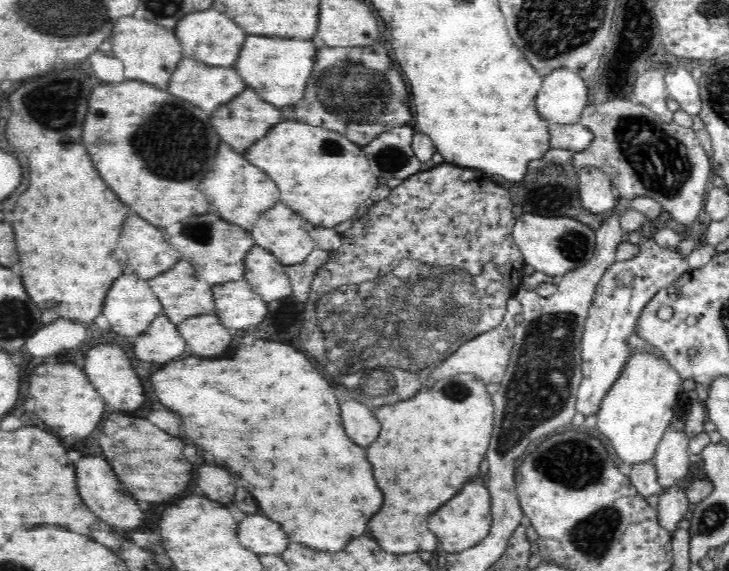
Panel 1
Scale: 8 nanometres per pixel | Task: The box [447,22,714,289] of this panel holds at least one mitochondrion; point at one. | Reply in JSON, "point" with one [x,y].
{"point":[659,159]}

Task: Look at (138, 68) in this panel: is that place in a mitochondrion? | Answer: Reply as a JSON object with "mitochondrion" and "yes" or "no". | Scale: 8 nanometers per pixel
{"mitochondrion":"no"}

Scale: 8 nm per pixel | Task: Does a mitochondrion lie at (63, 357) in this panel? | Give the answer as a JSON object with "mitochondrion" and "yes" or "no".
{"mitochondrion":"no"}

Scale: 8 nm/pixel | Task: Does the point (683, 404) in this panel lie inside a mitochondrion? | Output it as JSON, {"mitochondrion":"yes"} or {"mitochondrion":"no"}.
{"mitochondrion":"no"}

